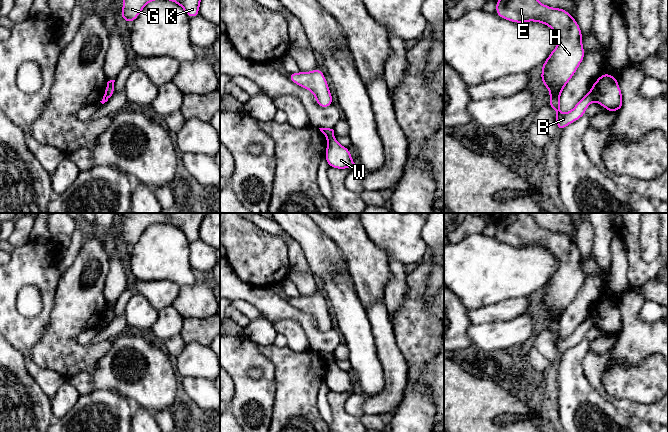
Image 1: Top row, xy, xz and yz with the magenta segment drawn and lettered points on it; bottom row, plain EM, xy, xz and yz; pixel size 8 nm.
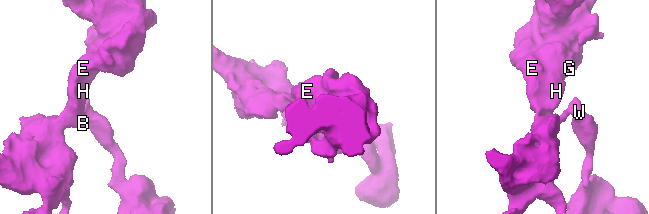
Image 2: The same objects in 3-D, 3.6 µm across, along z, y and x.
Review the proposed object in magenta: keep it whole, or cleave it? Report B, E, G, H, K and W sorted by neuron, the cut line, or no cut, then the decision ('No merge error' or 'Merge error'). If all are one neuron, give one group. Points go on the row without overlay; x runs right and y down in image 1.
Groups: B E G H K / W. Split along yz (590, 315), (595, 324). Merge error

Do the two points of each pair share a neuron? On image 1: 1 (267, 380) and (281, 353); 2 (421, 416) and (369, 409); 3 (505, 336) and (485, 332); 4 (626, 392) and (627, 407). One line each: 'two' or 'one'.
1: two
2: two
3: one
4: two

